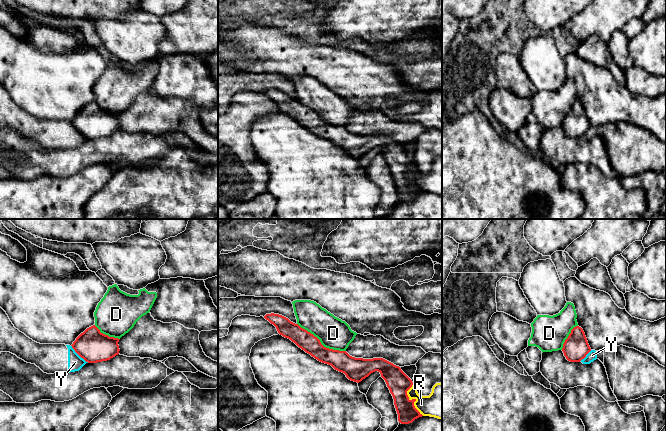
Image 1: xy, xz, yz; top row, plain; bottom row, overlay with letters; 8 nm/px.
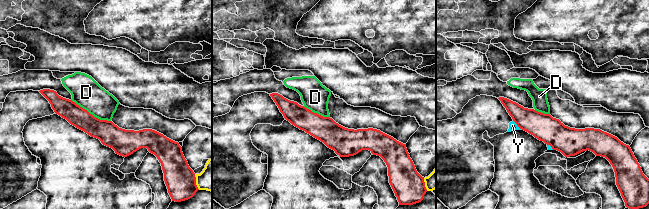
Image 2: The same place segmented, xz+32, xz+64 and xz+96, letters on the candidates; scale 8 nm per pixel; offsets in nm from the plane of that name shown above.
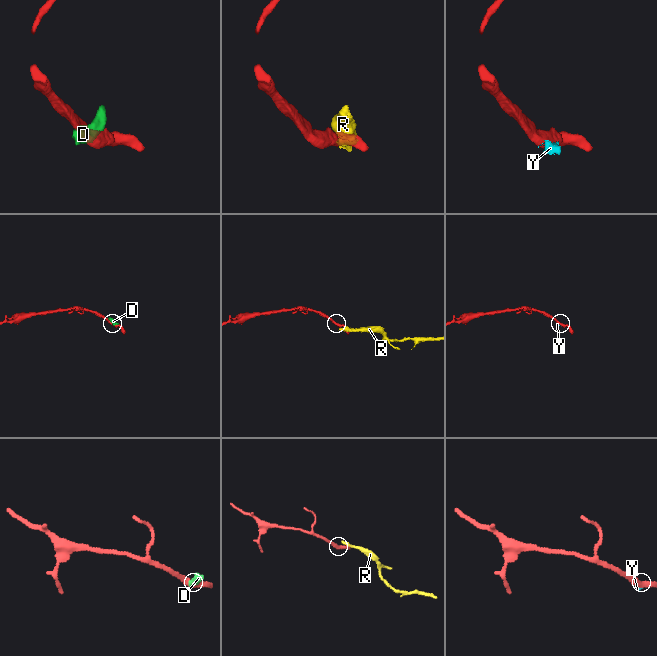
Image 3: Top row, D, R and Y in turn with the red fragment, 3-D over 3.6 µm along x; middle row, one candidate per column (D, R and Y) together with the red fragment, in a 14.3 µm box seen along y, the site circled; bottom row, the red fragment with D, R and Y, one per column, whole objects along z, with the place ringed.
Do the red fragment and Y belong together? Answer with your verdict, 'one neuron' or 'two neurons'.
two neurons

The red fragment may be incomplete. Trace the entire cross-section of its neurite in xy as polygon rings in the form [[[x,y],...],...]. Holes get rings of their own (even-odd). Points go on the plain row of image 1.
[[[93,101],[81,109],[71,122],[86,138],[97,139],[110,136],[119,130],[119,116],[101,109]]]

